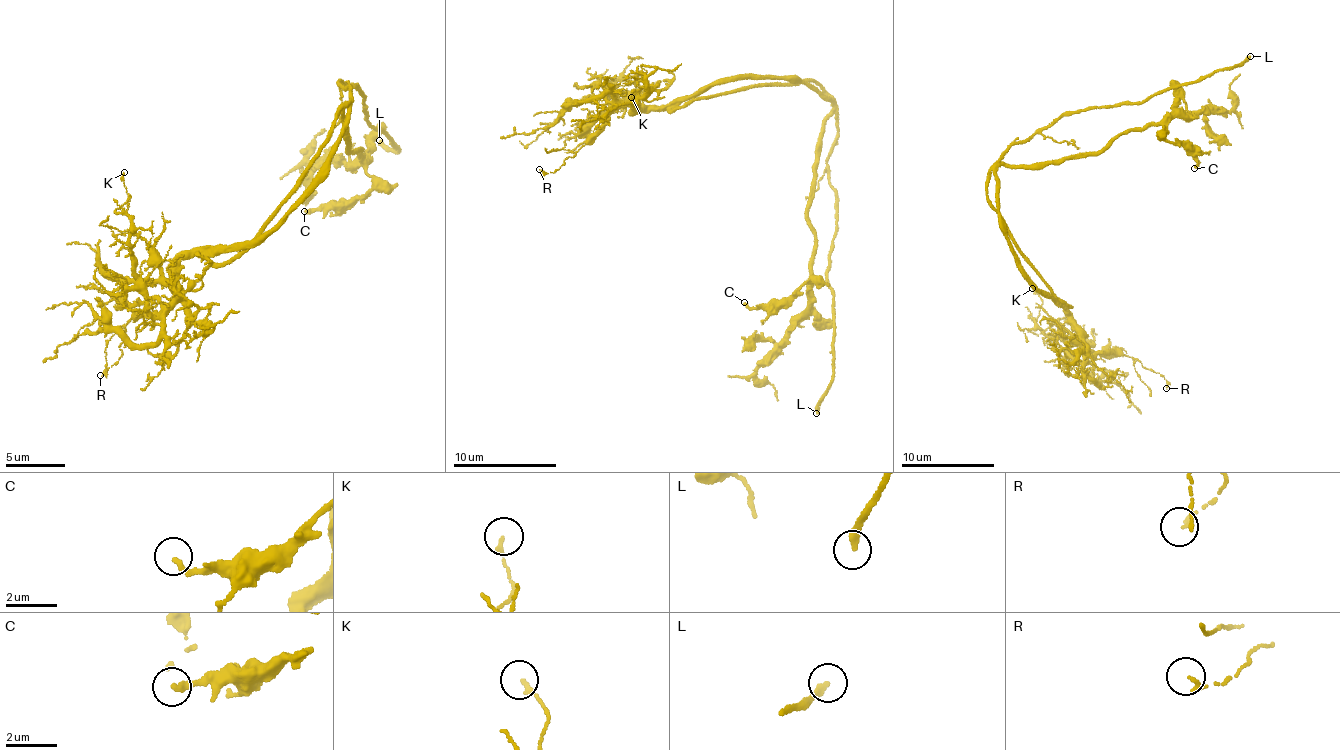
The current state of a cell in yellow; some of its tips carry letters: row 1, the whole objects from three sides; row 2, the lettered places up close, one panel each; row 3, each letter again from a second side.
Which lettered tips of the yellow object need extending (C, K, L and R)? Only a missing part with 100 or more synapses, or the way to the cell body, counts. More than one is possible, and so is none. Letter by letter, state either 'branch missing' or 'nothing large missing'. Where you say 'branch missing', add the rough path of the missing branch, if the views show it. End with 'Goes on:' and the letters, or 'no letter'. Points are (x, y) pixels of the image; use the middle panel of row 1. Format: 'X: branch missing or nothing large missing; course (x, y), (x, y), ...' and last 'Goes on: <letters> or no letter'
C: nothing large missing
K: nothing large missing
L: branch missing; course (816, 413), (819, 413), (812, 416), (796, 398), (753, 409), (717, 442)
R: nothing large missing
Goes on: L

